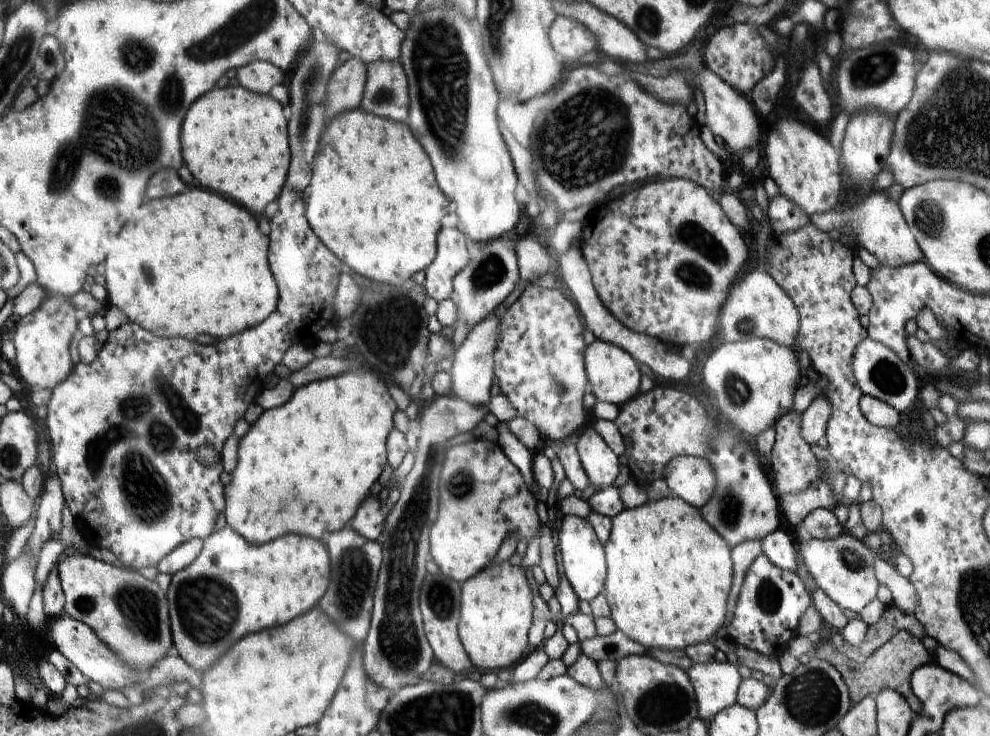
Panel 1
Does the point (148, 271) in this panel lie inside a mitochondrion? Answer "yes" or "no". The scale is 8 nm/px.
yes

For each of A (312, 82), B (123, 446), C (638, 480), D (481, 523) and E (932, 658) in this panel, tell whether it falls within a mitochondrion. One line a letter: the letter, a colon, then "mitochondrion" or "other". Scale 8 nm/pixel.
A: mitochondrion
B: mitochondrion
C: other
D: other
E: other

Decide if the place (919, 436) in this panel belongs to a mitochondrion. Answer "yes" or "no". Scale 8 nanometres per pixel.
no

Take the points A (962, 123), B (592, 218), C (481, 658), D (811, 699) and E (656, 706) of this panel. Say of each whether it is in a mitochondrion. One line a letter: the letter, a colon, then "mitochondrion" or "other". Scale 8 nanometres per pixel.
A: mitochondrion
B: other
C: other
D: mitochondrion
E: mitochondrion

